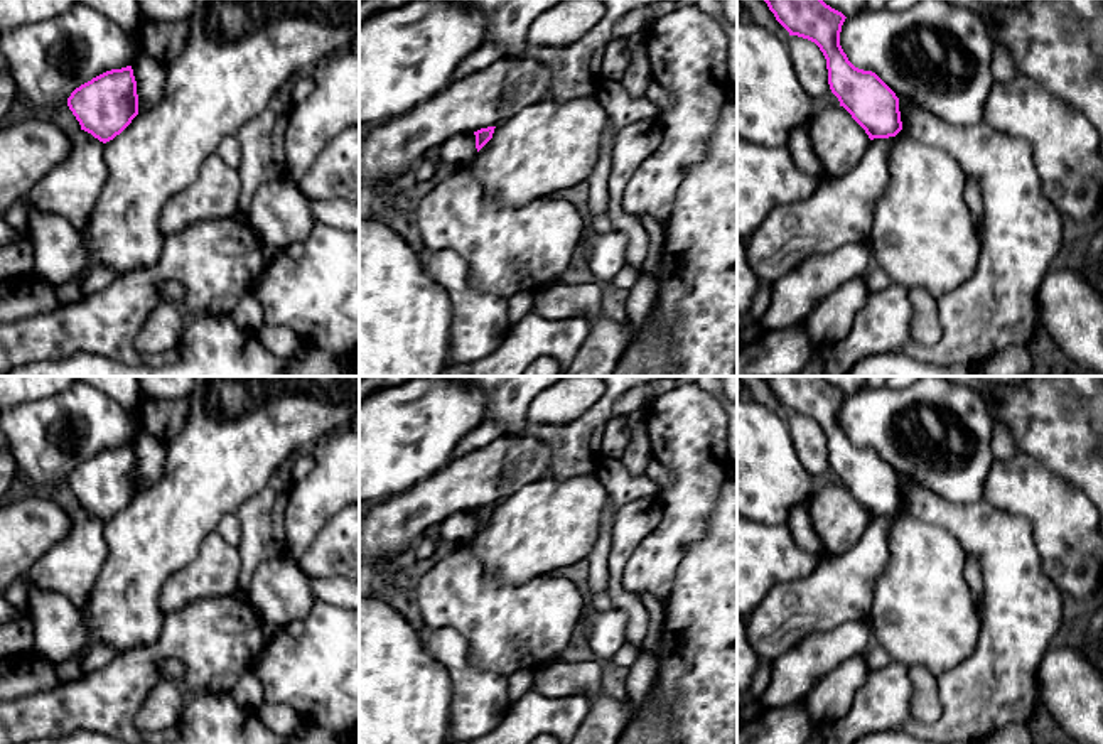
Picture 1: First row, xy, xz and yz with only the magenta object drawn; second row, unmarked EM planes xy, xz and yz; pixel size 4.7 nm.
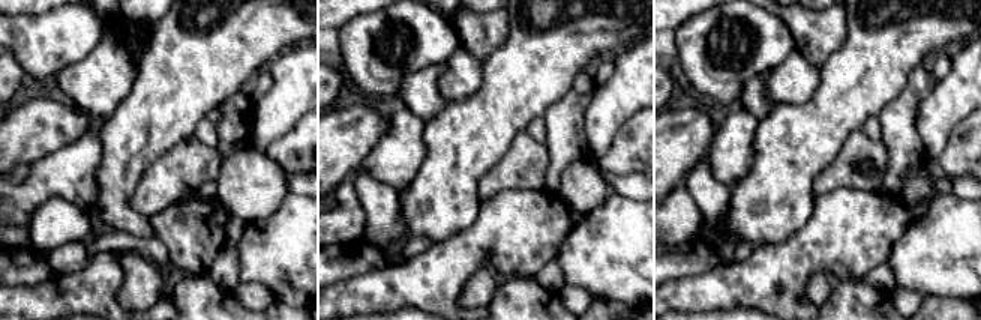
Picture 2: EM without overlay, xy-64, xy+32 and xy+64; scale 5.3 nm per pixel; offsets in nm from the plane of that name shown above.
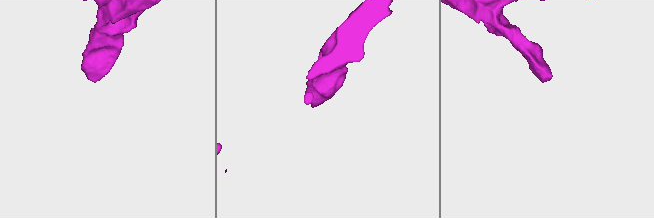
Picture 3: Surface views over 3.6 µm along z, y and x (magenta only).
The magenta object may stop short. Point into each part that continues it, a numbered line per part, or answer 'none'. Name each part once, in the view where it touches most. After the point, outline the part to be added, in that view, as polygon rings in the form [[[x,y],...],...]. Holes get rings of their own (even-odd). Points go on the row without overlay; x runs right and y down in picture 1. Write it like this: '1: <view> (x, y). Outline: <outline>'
none

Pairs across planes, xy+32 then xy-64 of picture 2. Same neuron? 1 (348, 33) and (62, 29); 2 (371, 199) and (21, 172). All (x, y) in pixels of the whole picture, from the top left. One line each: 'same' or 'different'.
1: same
2: different

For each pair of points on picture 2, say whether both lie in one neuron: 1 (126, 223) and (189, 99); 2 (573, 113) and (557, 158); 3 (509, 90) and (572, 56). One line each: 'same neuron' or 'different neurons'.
1: same neuron
2: same neuron
3: same neuron

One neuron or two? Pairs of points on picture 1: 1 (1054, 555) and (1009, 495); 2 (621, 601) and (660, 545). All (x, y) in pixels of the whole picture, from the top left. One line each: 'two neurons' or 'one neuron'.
1: one neuron
2: two neurons

